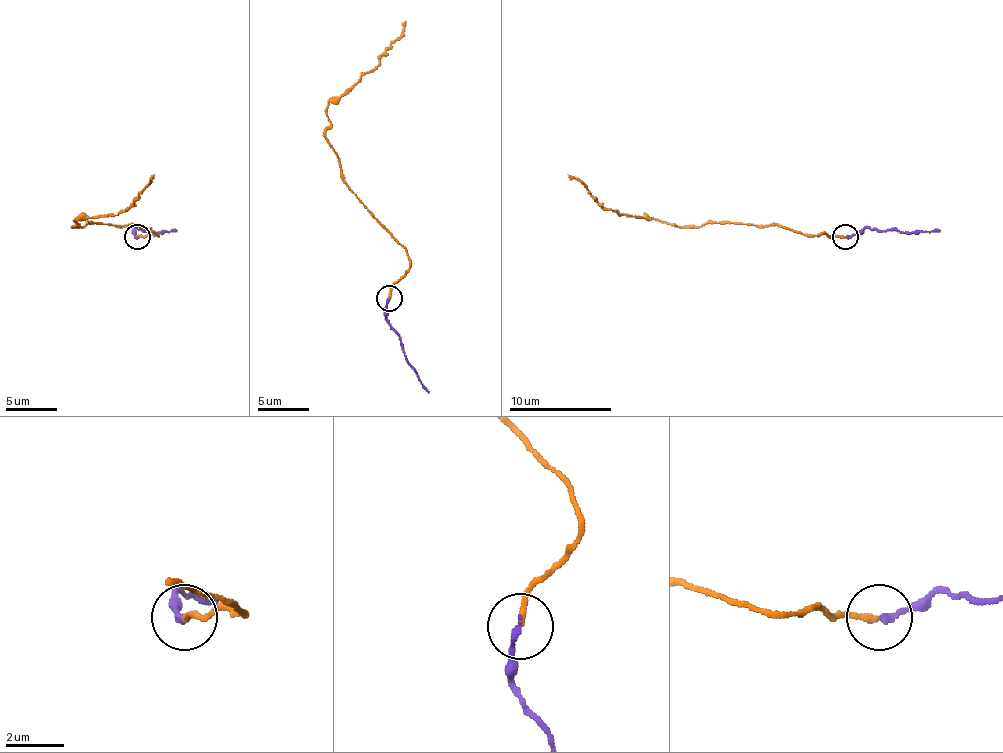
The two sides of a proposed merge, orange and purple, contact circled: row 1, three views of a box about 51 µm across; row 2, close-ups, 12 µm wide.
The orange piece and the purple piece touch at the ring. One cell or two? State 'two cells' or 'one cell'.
one cell

